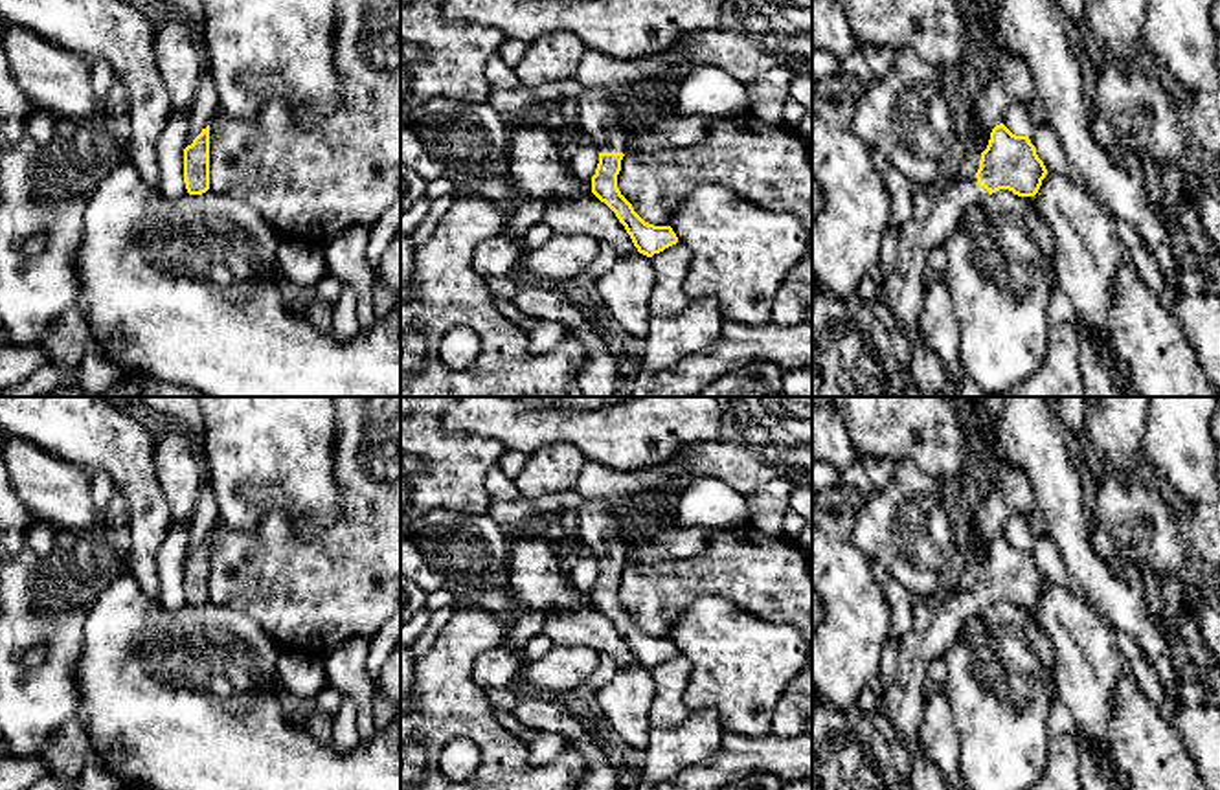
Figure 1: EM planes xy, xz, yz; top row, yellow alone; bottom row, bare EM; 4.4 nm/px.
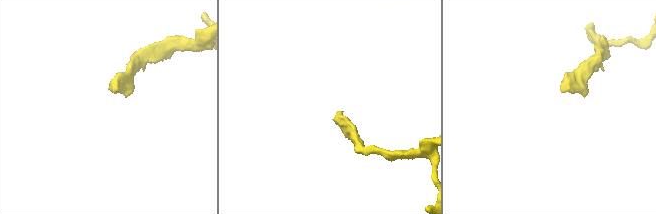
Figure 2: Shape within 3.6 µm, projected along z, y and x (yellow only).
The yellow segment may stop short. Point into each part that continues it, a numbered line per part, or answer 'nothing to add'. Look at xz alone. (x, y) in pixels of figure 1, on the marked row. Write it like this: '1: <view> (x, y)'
1: xz (599, 116)

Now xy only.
nothing to add

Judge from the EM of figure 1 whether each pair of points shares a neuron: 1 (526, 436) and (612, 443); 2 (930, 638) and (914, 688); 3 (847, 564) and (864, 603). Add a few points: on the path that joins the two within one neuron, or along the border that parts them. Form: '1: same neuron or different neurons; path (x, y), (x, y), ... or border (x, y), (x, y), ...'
1: same neuron; path (548, 430), (590, 430)
2: same neuron; path (917, 651), (914, 656), (914, 675)
3: same neuron; path (847, 574), (847, 586), (855, 594)

